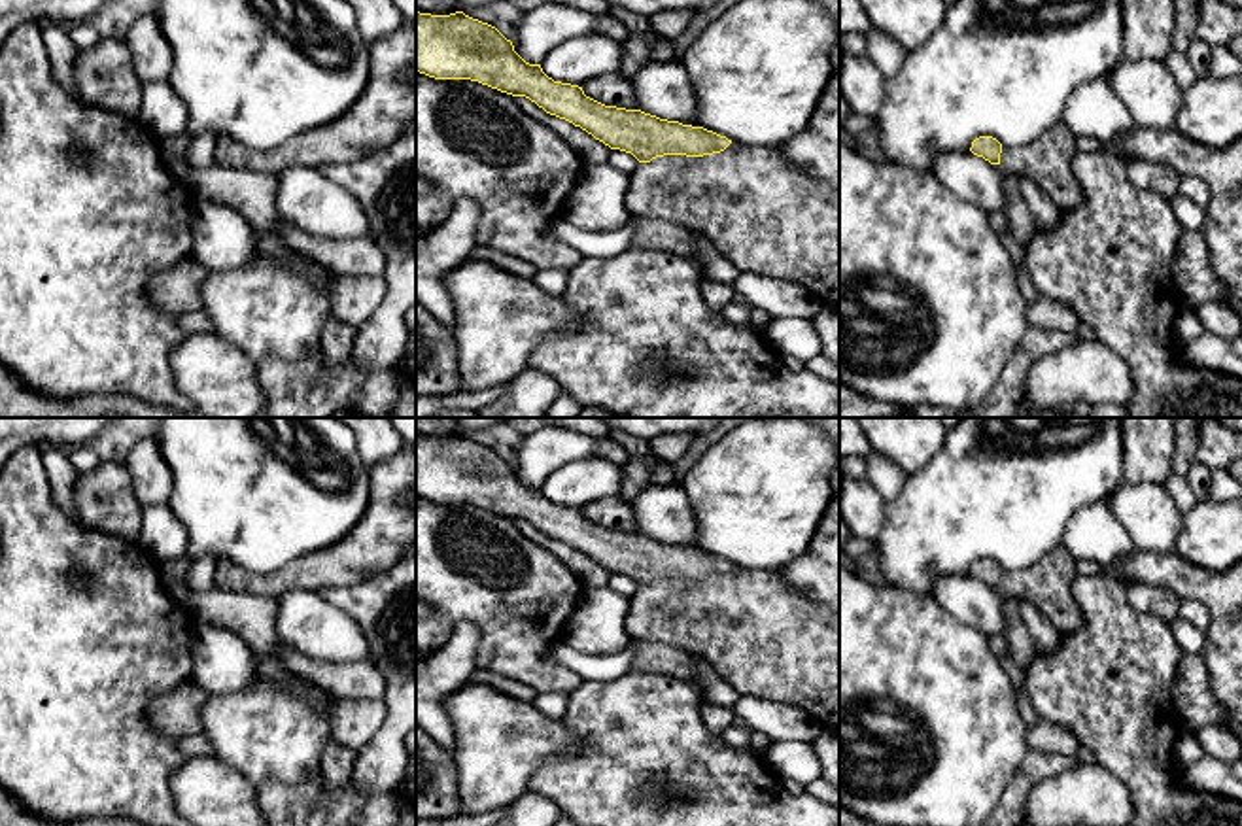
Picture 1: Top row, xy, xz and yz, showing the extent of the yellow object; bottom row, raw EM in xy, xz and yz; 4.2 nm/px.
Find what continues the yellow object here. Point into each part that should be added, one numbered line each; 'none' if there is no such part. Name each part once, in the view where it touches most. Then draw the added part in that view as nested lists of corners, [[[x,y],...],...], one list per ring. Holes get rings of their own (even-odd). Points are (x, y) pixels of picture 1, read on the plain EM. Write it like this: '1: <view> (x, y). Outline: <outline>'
1: xz (766, 639). Outline: [[[732,565],[713,578],[664,578],[639,586],[626,629],[631,641],[665,643],[703,658],[739,696],[798,707],[822,730],[839,733],[839,611],[796,592],[777,571],[745,571]]]

